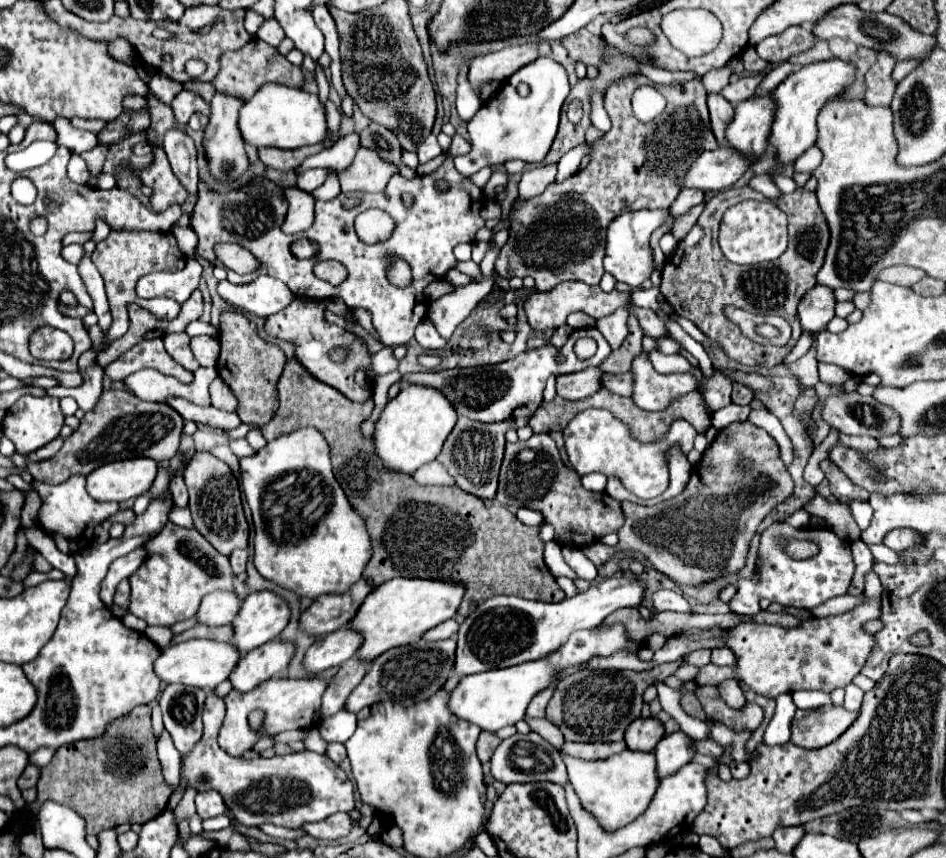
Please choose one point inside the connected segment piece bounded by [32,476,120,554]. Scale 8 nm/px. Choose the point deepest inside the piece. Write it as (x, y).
(67, 513)

